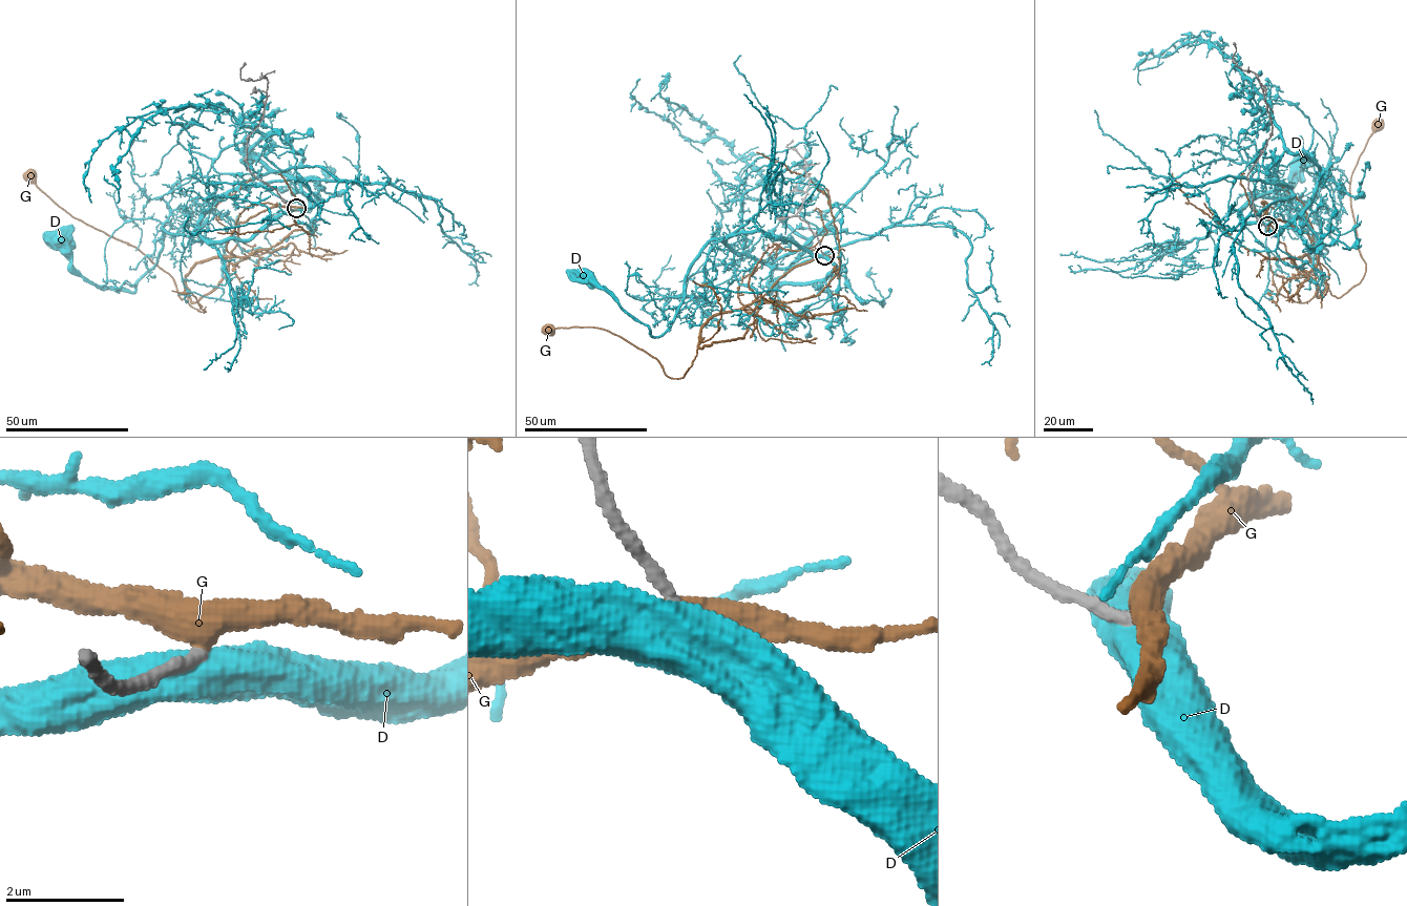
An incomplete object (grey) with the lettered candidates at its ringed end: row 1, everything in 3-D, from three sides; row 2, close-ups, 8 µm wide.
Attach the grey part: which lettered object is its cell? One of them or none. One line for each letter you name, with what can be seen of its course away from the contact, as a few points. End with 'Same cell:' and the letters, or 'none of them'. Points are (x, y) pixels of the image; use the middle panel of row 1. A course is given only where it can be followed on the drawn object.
G: Its course: (824, 255), (782, 275), (760, 299), (743, 338), (697, 349), (677, 378), (605, 330), (547, 328)
Same cell: G

